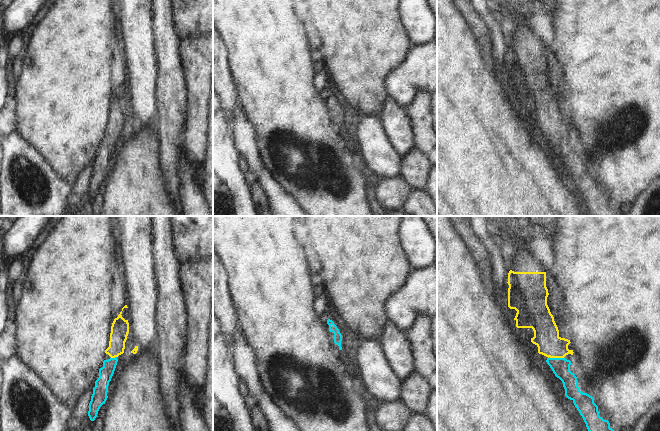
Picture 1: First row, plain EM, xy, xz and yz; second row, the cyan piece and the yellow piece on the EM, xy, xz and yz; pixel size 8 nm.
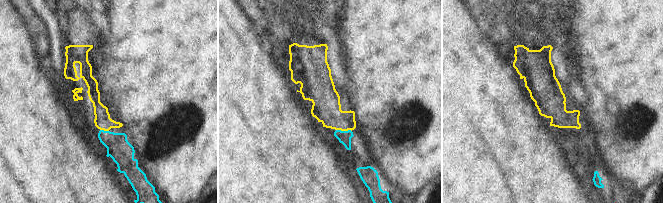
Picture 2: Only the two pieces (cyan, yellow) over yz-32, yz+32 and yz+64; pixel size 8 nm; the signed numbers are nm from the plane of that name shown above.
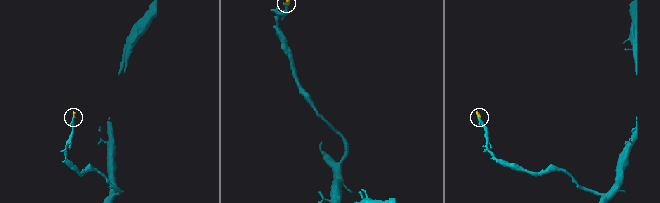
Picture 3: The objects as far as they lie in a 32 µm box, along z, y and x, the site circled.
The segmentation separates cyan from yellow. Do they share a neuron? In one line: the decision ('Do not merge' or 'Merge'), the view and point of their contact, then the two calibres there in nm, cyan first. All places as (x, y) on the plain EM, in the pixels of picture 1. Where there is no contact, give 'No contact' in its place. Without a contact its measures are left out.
Merge. Touches cyan at yz (555, 134). Thickness 140 nm (cyan) against 200 nm.

